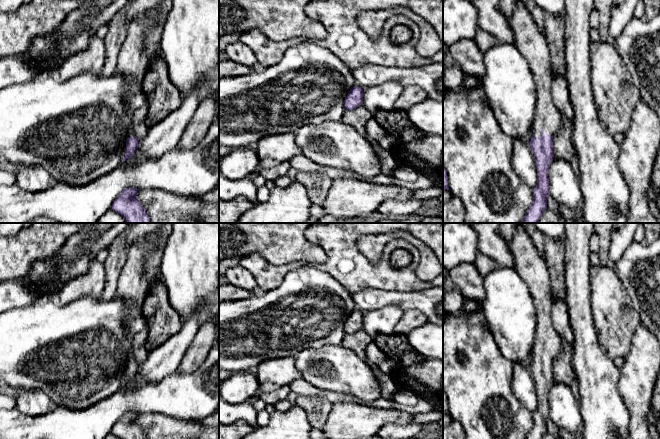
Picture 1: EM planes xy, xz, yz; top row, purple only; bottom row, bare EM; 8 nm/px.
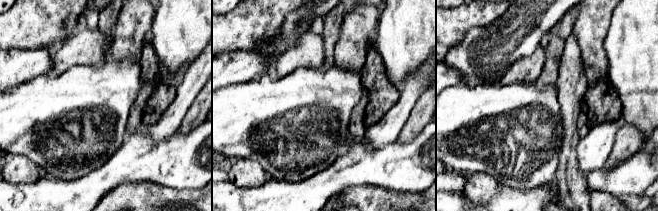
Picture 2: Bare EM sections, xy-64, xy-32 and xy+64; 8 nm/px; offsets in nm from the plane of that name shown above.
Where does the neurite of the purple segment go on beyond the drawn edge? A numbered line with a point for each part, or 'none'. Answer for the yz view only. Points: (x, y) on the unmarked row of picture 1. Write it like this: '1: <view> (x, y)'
1: yz (528, 263)

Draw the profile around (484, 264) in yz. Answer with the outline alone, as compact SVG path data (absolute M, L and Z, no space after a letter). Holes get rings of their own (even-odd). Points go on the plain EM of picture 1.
M480 251L477 252L477 257L474 264L482 277L487 276L498 266L494 260Z

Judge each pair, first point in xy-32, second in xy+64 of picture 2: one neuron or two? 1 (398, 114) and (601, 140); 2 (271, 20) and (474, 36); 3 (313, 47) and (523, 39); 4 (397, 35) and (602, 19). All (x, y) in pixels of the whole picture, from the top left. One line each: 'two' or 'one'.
1: one
2: two
3: two
4: two

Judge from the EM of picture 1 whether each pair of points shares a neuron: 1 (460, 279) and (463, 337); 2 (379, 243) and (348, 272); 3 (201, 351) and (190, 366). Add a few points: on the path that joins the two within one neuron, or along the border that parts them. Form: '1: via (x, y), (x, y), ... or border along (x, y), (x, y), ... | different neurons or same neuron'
1: border along (464, 297), (481, 302) | different neurons
2: border along (361, 235), (357, 248), (377, 263) | different neurons
3: via (197, 355), (190, 362) | same neuron

